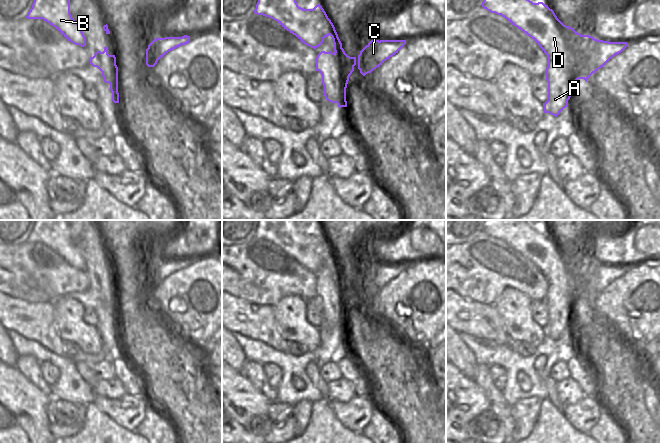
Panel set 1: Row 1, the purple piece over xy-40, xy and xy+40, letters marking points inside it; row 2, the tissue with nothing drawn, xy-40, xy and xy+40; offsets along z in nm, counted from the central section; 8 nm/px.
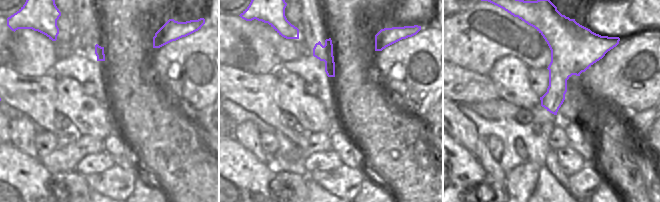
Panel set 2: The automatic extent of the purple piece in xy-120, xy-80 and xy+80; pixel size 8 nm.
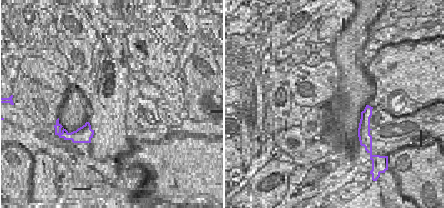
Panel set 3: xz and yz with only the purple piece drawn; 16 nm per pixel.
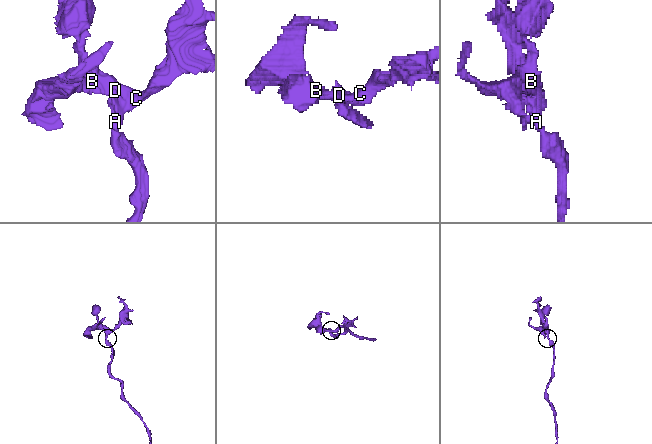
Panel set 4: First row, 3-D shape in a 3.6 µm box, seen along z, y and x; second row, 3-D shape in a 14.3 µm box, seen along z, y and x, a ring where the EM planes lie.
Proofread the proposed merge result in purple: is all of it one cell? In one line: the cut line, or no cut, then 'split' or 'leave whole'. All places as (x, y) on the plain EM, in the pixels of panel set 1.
cut xy+40 (547, 278), (568, 292), (568, 309), (572, 312); split

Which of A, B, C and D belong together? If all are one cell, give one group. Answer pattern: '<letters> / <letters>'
A / B C D

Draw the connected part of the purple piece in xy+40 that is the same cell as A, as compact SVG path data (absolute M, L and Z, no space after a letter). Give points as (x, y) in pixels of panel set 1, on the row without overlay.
M547 279L548 290L546 292L546 304L548 306L548 324L543 327L544 337L557 341L560 336L568 330L568 324L574 319L572 311L568 310L568 291L563 291L562 286L555 281L553 284Z

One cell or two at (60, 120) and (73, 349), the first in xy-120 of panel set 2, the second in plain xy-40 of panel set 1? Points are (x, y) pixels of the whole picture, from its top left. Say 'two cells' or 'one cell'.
one cell

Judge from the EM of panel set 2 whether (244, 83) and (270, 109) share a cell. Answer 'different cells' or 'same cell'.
same cell

